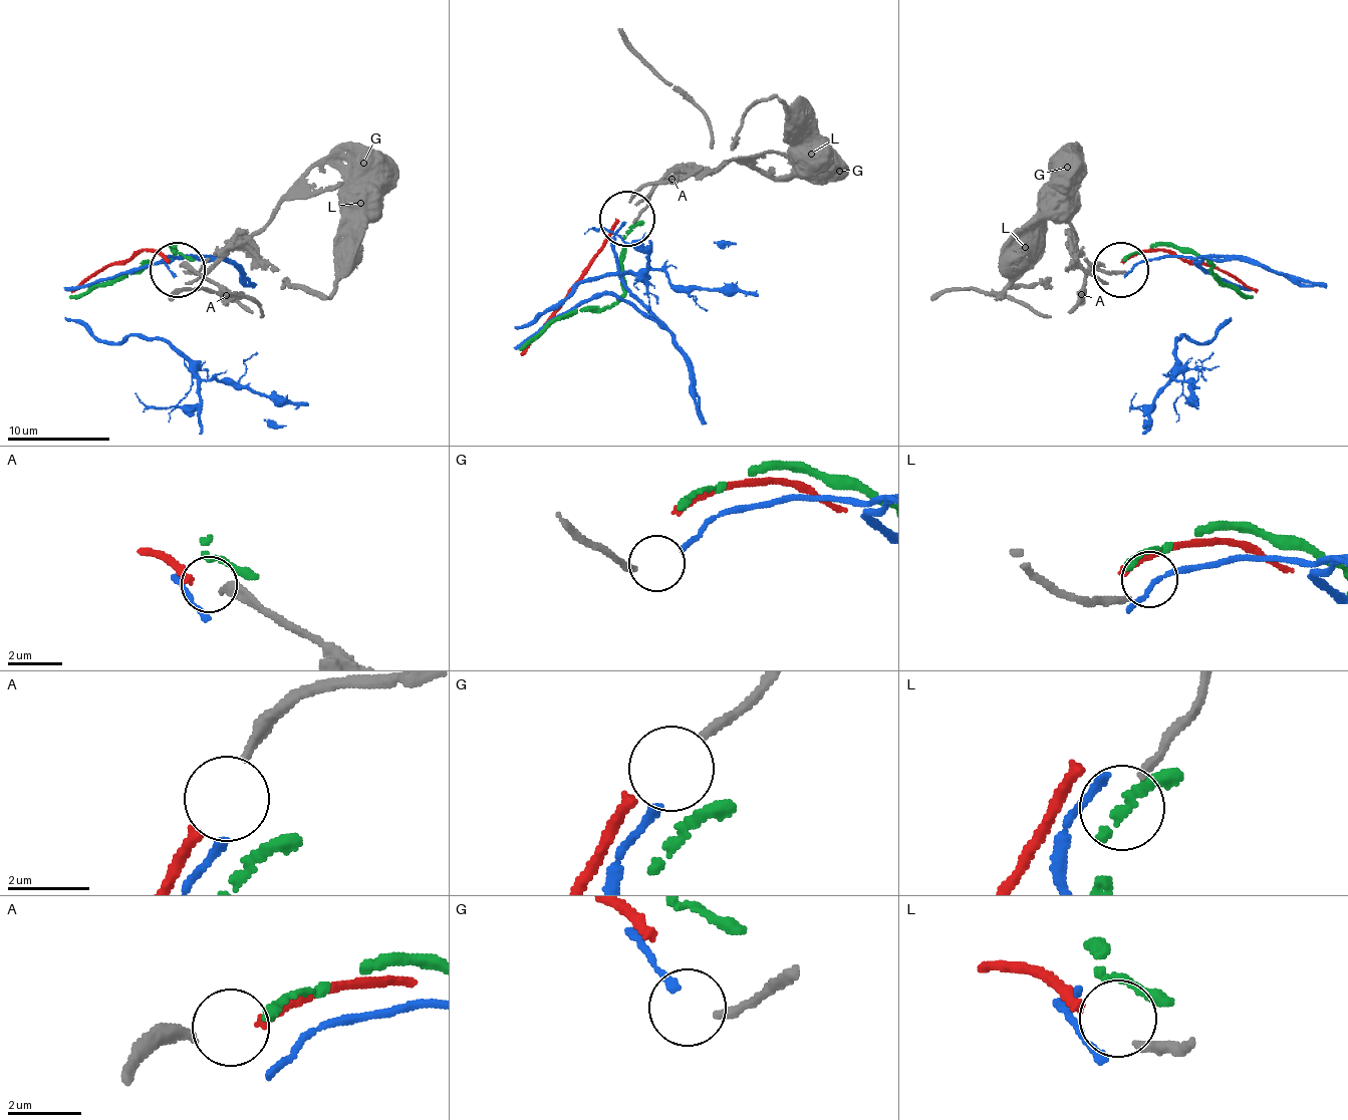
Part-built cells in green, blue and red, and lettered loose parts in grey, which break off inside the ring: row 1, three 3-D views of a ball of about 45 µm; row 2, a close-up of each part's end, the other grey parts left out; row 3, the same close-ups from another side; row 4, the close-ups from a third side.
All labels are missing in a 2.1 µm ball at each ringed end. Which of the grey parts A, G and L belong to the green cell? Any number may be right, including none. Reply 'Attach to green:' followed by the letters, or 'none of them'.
Attach to green: none of them

